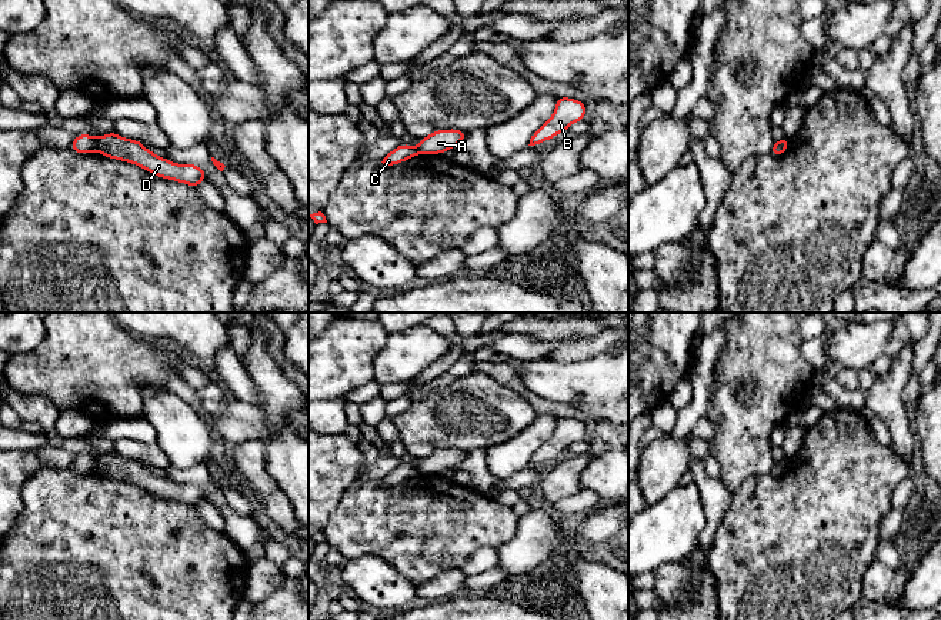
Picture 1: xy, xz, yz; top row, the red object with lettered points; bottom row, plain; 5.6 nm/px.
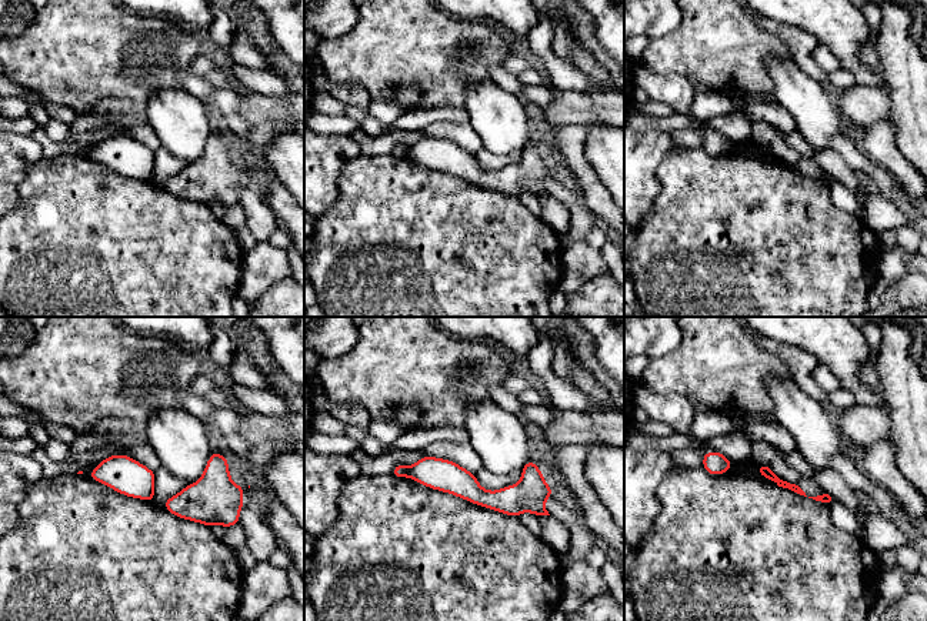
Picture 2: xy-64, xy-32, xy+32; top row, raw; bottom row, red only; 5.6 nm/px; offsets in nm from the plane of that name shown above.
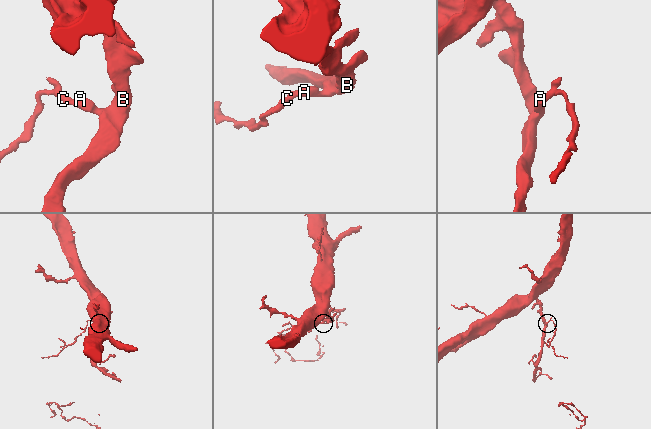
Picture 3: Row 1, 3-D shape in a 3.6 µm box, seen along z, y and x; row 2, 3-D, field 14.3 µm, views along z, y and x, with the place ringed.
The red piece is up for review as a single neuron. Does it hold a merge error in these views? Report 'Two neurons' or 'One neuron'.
Two neurons

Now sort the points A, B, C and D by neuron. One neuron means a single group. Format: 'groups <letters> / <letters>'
groups A B D / C

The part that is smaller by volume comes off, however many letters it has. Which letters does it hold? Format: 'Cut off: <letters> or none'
Cut off: C

